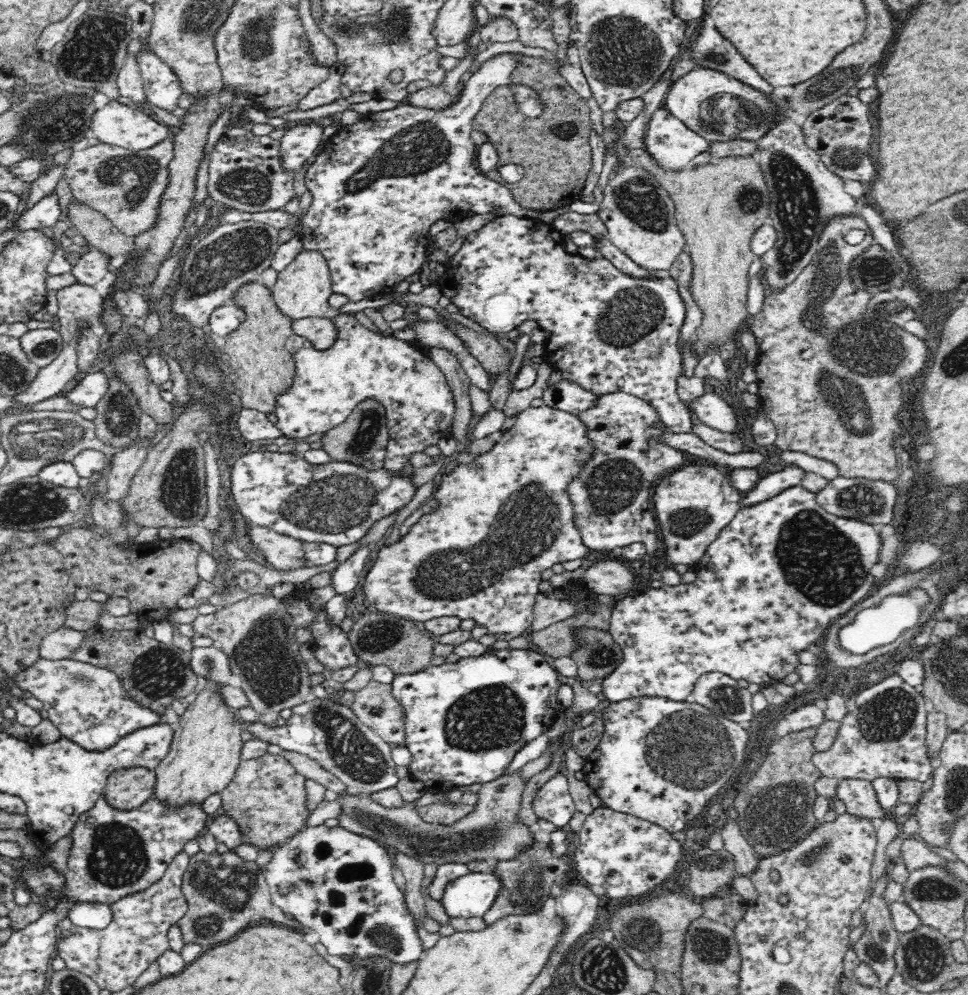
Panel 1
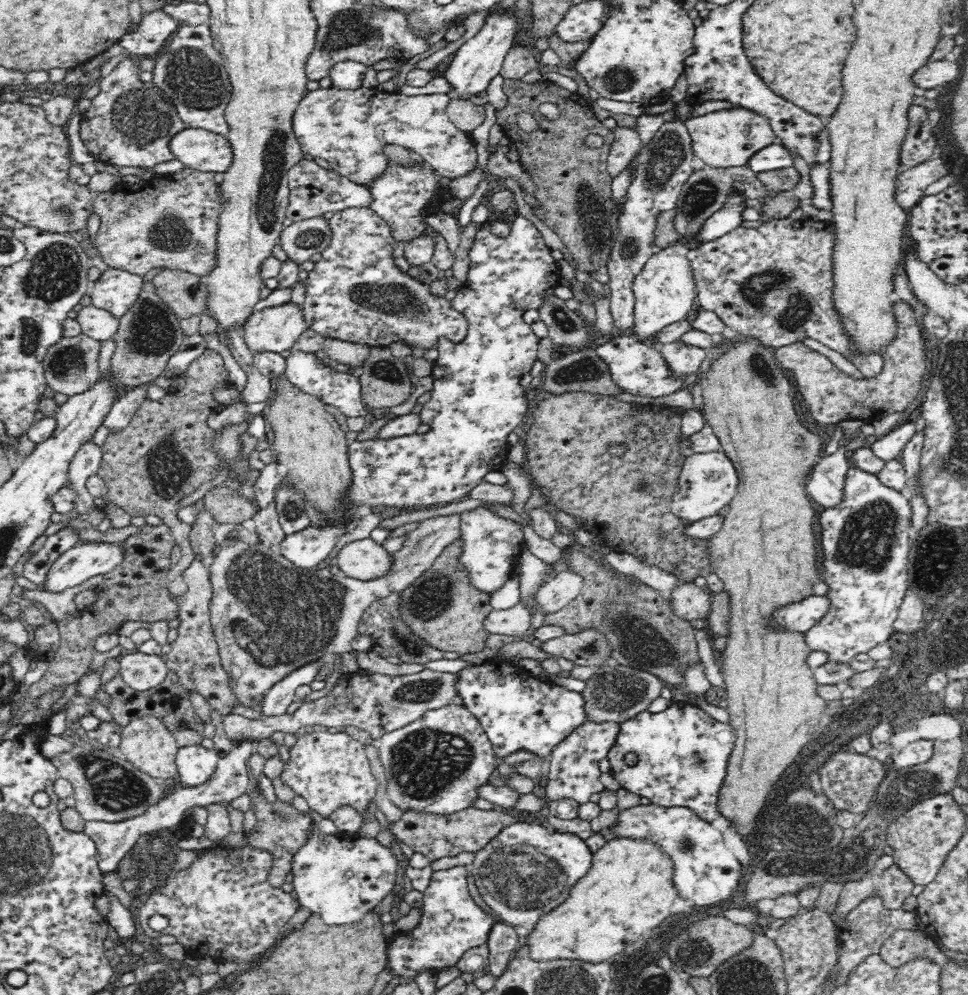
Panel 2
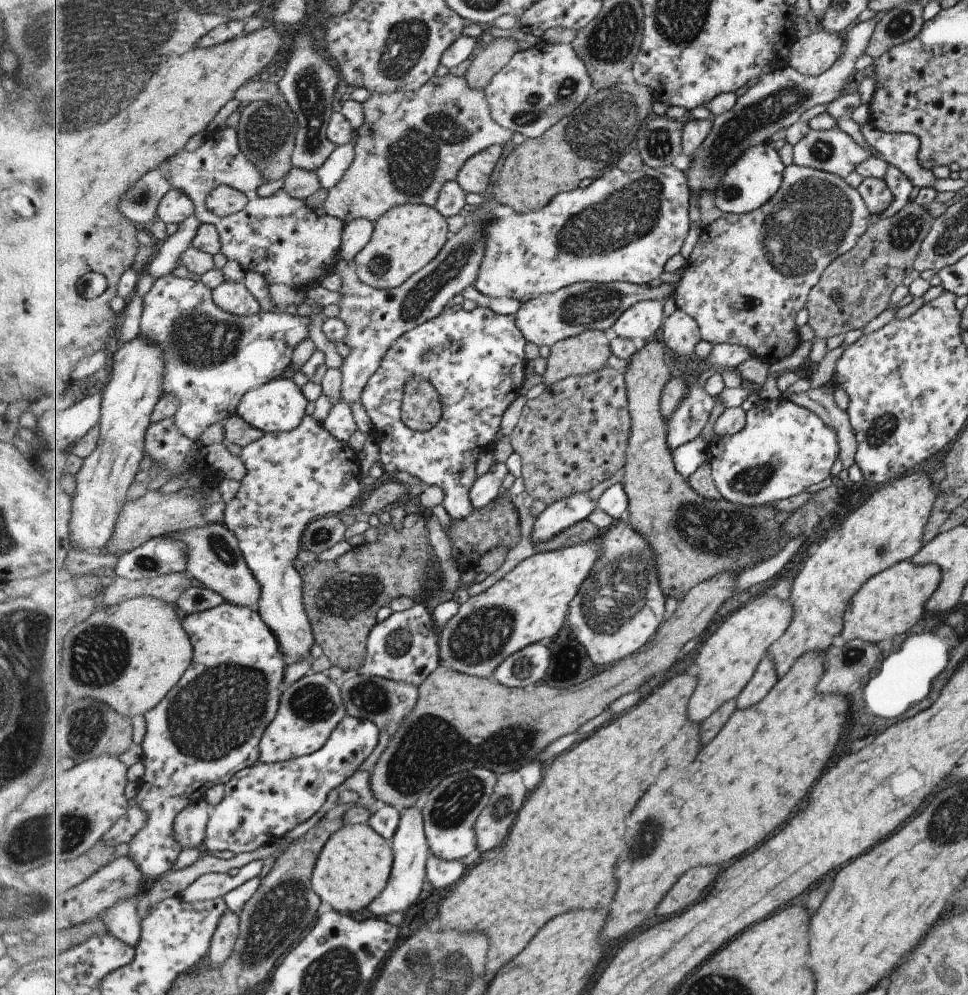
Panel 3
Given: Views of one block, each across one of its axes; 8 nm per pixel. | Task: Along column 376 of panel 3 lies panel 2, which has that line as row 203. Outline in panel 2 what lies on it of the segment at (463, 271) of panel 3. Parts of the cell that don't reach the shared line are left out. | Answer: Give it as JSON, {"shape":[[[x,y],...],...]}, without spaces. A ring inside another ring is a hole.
{"shape":[[[300,160],[289,170],[289,203],[285,211],[290,220],[298,222],[322,216],[326,212],[336,213],[348,208],[370,209],[372,202],[374,197],[368,187],[356,184],[332,169],[324,169],[313,160]]]}

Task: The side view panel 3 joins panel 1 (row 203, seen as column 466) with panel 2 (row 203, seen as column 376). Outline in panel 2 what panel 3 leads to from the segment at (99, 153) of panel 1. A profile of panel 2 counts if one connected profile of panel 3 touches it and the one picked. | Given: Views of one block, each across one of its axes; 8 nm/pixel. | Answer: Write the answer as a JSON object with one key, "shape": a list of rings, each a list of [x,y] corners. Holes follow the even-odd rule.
{"shape":[[[186,168],[174,174],[156,174],[136,184],[120,182],[110,192],[96,194],[93,212],[100,215],[100,226],[93,248],[110,269],[120,269],[140,276],[153,269],[182,270],[200,278],[208,277],[218,269],[218,220],[222,211],[222,195],[215,181],[215,173]]]}

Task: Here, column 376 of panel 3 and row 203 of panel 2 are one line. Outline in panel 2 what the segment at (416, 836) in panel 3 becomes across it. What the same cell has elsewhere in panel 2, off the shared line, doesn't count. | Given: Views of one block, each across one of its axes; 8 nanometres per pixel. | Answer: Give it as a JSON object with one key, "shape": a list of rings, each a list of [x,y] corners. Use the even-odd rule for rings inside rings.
{"shape":[[[940,157],[904,169],[898,174],[896,200],[902,208],[910,210],[924,196],[926,187],[948,175],[948,172],[950,172],[948,164]]]}

